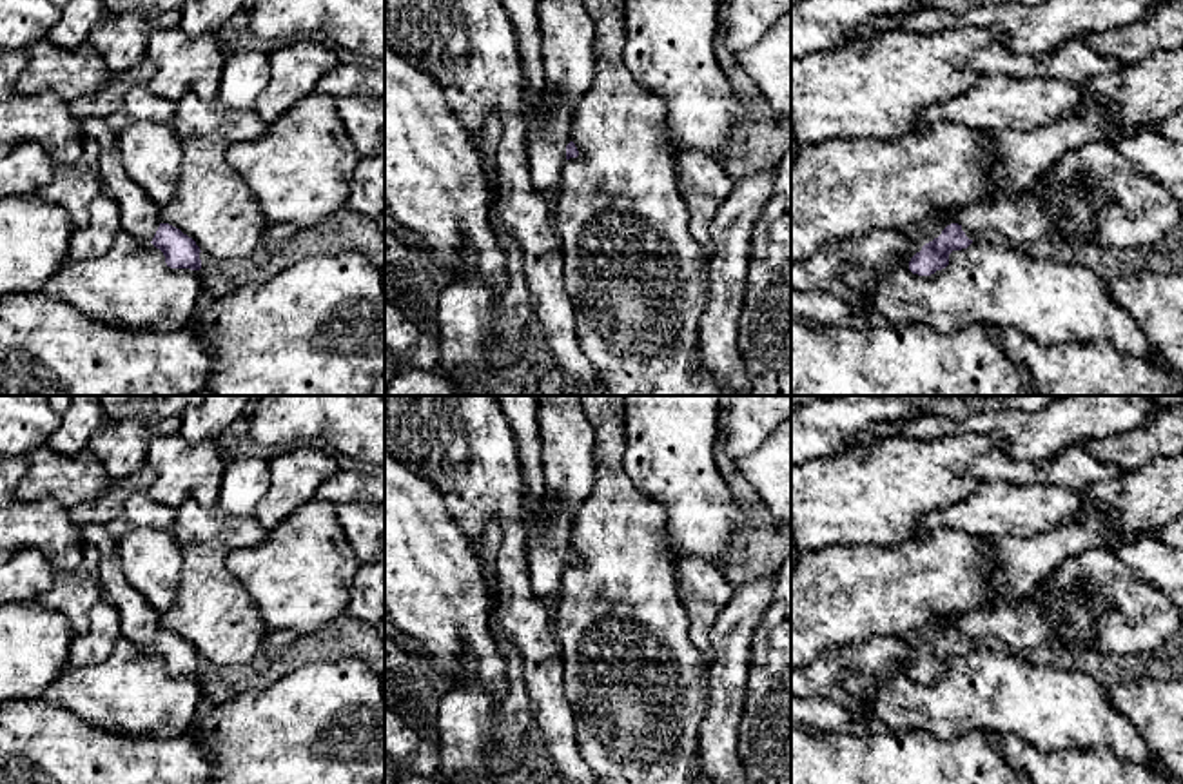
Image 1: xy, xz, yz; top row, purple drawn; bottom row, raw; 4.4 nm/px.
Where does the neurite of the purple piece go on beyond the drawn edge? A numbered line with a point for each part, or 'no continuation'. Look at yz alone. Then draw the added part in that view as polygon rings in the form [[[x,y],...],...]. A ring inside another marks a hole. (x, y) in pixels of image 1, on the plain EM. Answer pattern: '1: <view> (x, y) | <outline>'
1: yz (931, 634) | [[[954,613],[953,615],[934,617],[925,626],[916,628],[911,633],[911,639],[916,644],[920,644],[920,646],[933,648],[934,644],[938,644],[942,641],[942,637],[947,632],[956,630],[954,624],[953,624],[953,621],[951,621],[953,617],[954,617]]]

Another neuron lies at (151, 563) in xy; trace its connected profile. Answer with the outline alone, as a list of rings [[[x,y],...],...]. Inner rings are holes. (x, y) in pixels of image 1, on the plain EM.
[[[127,530],[118,535],[116,550],[129,586],[165,613],[172,606],[183,566],[171,530]]]

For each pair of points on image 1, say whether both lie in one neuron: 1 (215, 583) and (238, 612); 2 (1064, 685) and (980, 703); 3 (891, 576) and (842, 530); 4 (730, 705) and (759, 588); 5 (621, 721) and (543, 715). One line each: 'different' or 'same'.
1: same
2: same
3: different
4: same
5: different

